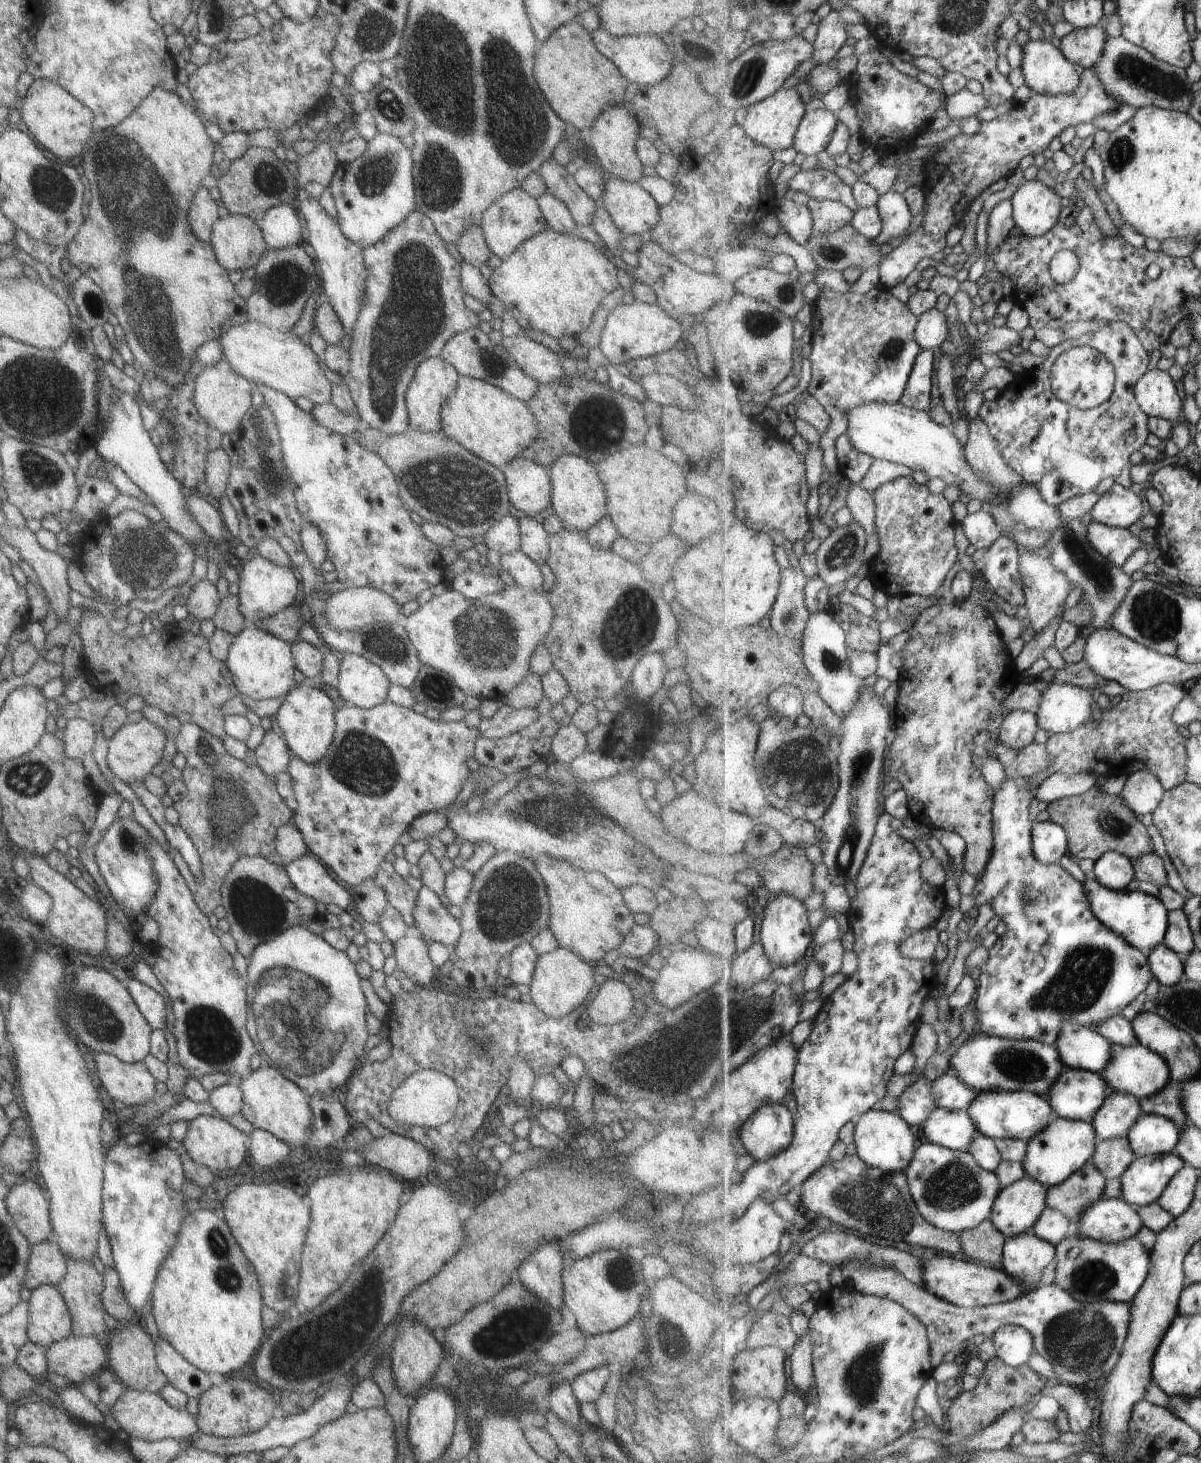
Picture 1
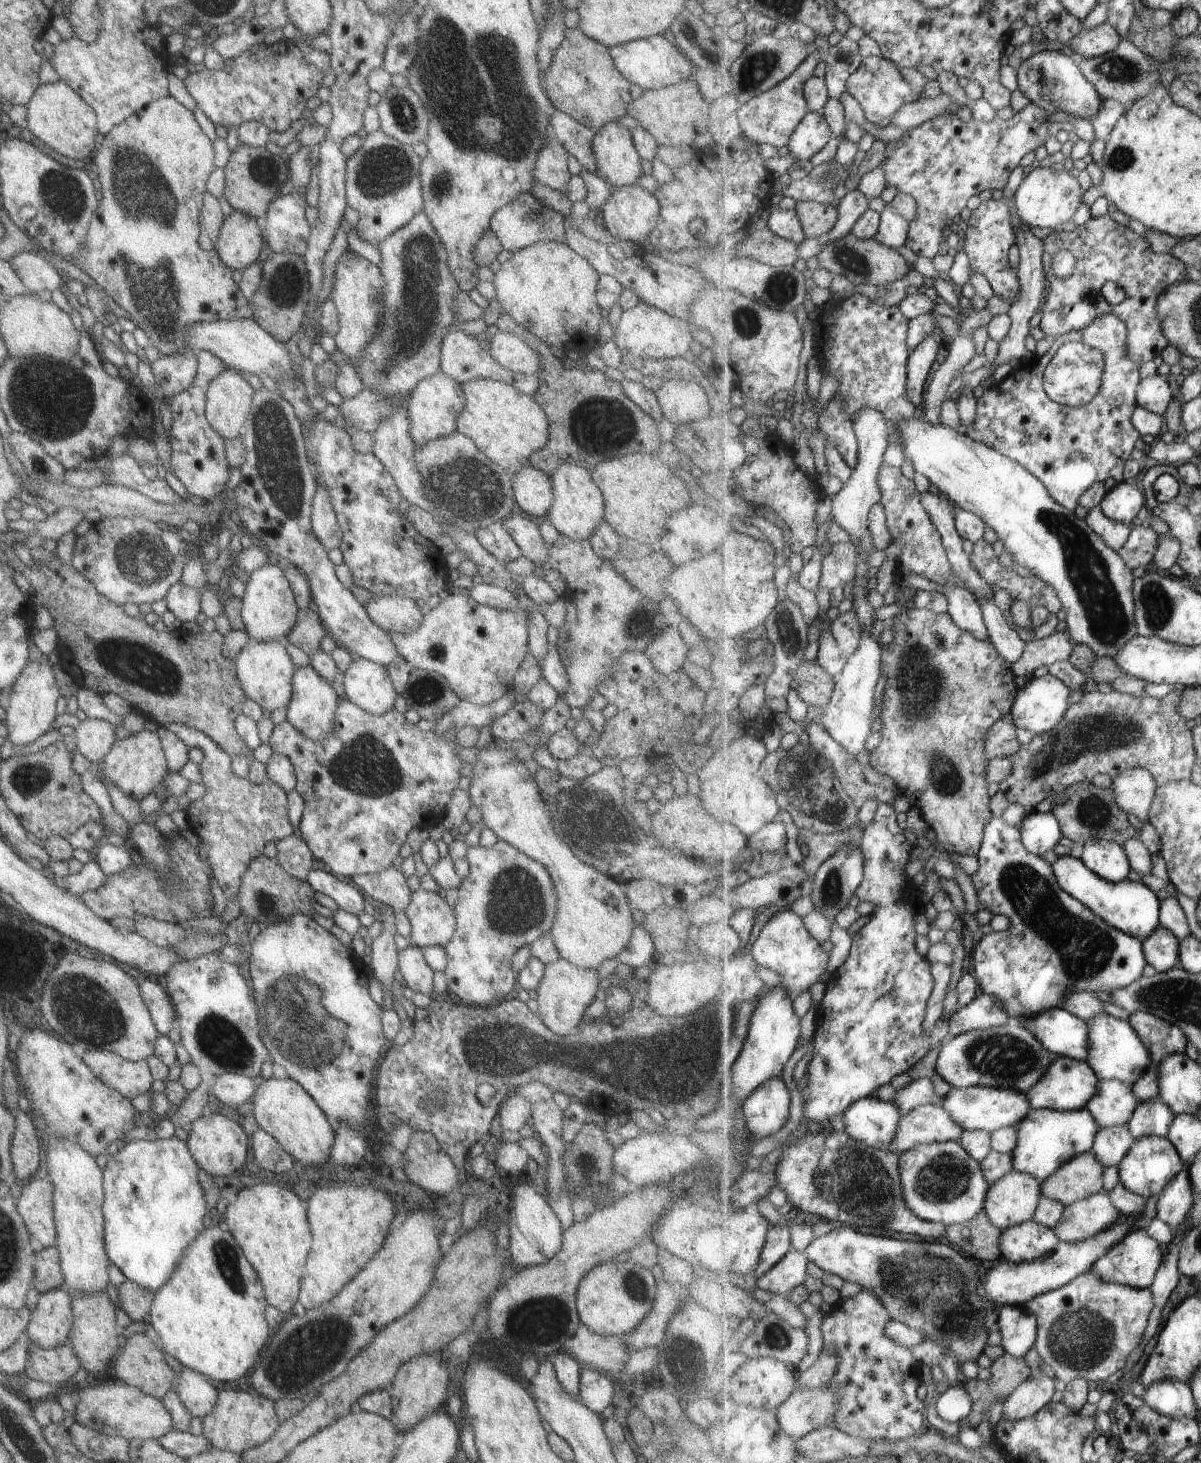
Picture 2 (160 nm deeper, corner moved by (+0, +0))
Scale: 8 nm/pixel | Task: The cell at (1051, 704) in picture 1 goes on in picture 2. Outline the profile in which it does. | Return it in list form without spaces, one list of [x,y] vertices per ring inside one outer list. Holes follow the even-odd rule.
[[[1049,673],[1042,677],[1035,676],[1017,691],[1010,715],[1018,728],[1031,730],[1035,735],[1050,731],[1063,720],[1072,705],[1070,692],[1067,684]]]

